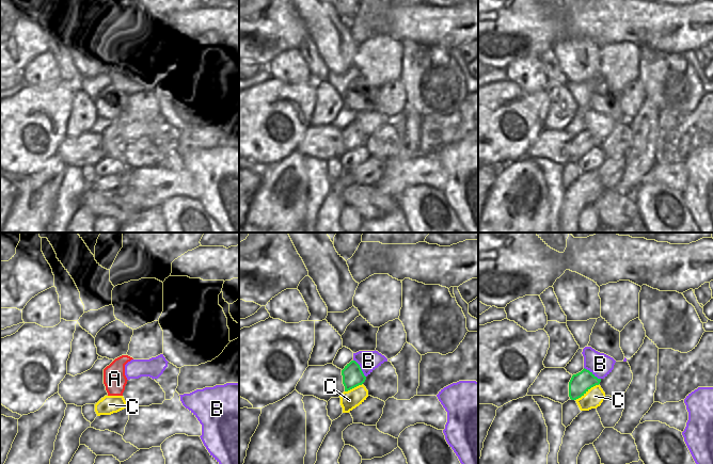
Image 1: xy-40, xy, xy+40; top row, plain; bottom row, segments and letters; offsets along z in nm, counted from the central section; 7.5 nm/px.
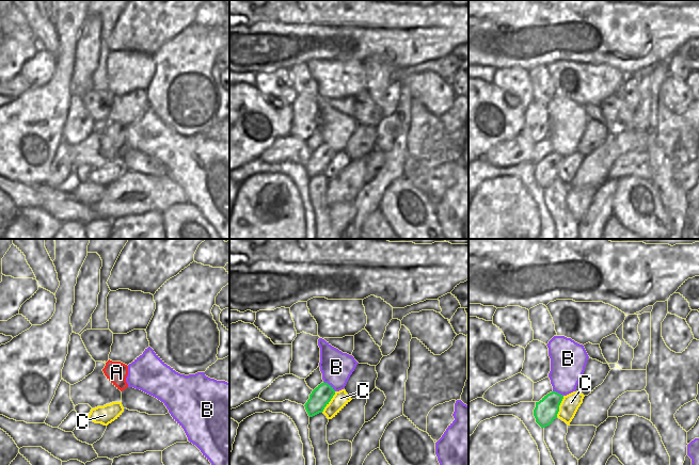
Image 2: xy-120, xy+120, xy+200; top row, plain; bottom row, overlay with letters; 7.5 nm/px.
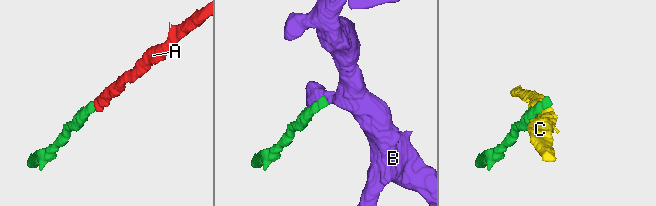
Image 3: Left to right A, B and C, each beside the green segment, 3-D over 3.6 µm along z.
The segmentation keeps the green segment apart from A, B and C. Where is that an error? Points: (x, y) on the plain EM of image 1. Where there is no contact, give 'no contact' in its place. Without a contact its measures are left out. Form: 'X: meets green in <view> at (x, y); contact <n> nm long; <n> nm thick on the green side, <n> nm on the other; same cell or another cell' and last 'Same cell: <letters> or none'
A: no contact; same cell
B: meets green in xy+40 at (591, 133); contact 160 nm long; 160 nm thick on the green side, 170 nm on the other; another cell
C: meets green in xy+40 at (586, 152); contact 220 nm long; 160 nm thick on the green side, 140 nm on the other; another cell
Same cell: A

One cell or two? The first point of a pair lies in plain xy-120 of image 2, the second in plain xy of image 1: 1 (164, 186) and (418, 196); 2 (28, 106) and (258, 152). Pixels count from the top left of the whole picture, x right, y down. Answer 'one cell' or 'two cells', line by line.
1: two cells
2: one cell

